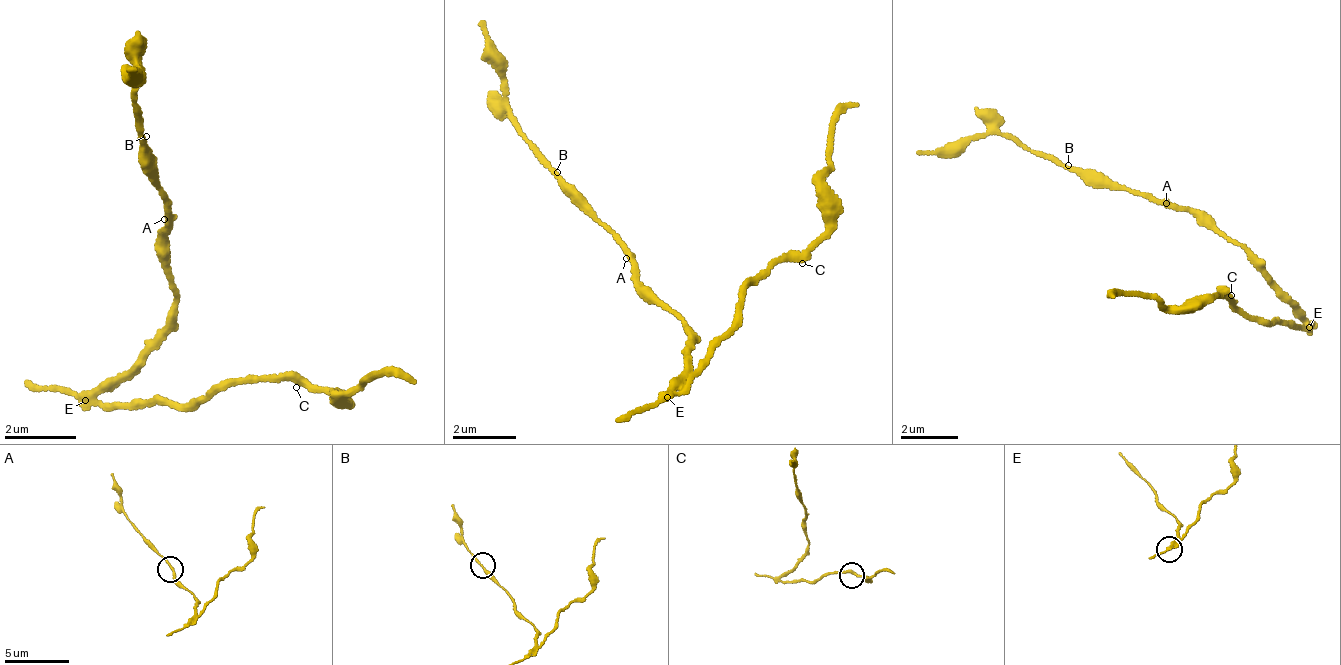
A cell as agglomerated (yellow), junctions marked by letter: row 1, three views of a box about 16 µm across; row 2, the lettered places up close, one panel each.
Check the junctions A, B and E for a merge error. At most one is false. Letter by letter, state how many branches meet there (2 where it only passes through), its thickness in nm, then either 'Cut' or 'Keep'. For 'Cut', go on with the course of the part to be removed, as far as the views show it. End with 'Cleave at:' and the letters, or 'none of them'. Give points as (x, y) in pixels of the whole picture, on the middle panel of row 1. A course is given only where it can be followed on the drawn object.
A: Branches: 2. Thickness 170 nm. Keep
B: Branches: 2. Thickness 200 nm. Keep
E: Branches: 3. Thickness 180 nm. Cut. Course of the part to remove: (666, 398), (738, 301), (799, 249), (823, 222), (830, 130), (858, 106)
Cleave at: E

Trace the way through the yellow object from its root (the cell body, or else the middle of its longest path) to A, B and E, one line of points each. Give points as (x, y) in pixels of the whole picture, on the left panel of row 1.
A: (166, 335), (179, 292), (169, 268), (172, 258), (162, 234), (169, 230), (164, 219)
B: (166, 335), (179, 292), (162, 234), (172, 228), (167, 217), (169, 201), (154, 175), (157, 173), (146, 136)
E: (166, 335), (82, 403)

